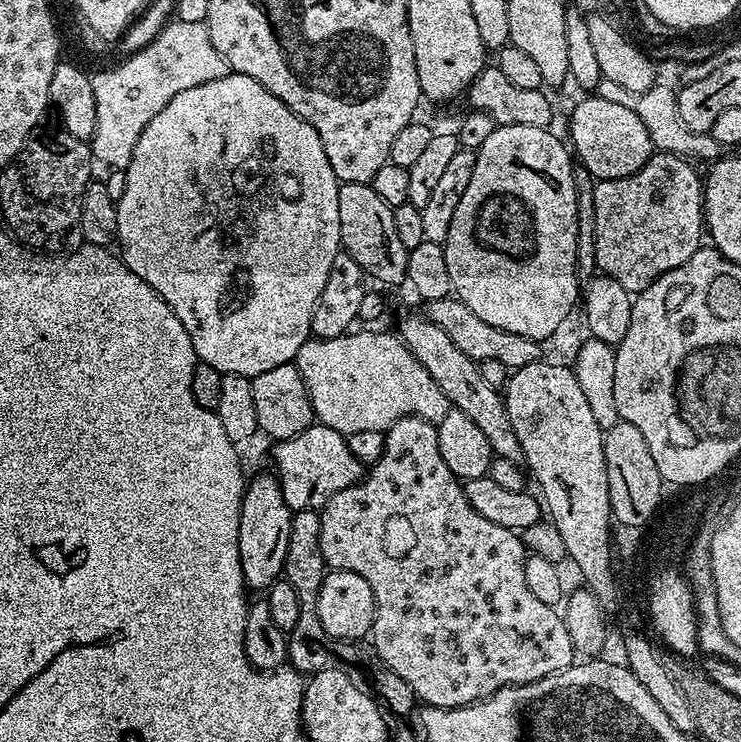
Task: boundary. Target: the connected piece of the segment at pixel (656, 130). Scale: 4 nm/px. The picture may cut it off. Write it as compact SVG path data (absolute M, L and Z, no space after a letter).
M601 79L600 85L594 89L595 95L606 98L610 102L618 102L622 105L633 105L635 113L638 114L646 126L647 133L650 134L653 147L659 152L674 153L687 160L705 160L711 162L719 159L722 149L718 142L715 142L711 133L694 132L686 130L678 117L677 91L670 86L656 83L648 91L637 93L634 97L631 93L624 92L622 86L614 86L614 82Z

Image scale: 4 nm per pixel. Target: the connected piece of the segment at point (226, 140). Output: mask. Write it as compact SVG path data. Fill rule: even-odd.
M229 71L228 75L214 82L202 82L202 86L190 86L190 90L174 94L174 98L170 98L170 102L166 102L166 106L162 106L154 118L150 118L150 126L142 130L126 169L126 190L122 198L116 201L116 240L120 244L118 255L124 265L142 278L142 282L158 290L170 310L178 314L178 322L186 326L186 334L190 334L190 342L194 342L199 363L214 366L214 370L226 376L238 374L251 378L266 374L266 370L274 370L274 366L293 363L298 350L302 350L312 336L314 306L318 306L326 278L330 278L334 258L342 251L338 226L340 185L334 170L330 170L330 158L326 158L322 138L318 138L314 126L298 118L298 114L294 114L286 102L274 98L274 94L270 94L262 82L254 82L254 78Z

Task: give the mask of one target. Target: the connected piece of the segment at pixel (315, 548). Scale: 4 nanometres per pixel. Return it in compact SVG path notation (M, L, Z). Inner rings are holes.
M302 508L293 511L290 522L290 546L286 546L286 558L284 559L283 579L294 586L294 594L298 594L300 613L298 614L298 626L288 636L287 663L301 674L311 674L320 668L329 667L330 662L335 661L340 666L352 666L348 664L368 664L372 671L372 684L374 695L381 708L389 717L408 716L417 711L418 701L414 690L394 674L371 651L363 652L360 646L352 642L333 640L322 630L322 622L318 618L316 603L318 602L318 590L322 586L326 575L326 565L320 553L320 513L314 508Z

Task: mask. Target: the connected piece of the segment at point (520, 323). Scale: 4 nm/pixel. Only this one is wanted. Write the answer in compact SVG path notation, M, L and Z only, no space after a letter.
M501 124L496 126L493 133L481 144L479 151L476 152L476 161L474 162L474 174L470 174L470 186L466 186L466 194L462 194L462 202L458 202L458 210L454 210L454 218L450 221L450 234L446 234L444 239L444 253L446 254L446 266L450 269L450 282L452 283L452 291L455 299L461 300L466 306L470 306L470 310L474 310L474 314L478 314L478 318L482 318L482 322L490 322L490 326L498 326L502 330L506 330L510 334L522 334L531 340L547 341L547 336L552 336L564 324L564 319L572 312L572 307L577 307L578 301L582 296L582 282L576 277L576 259L574 258L574 250L578 242L578 206L576 205L576 191L574 190L574 174L572 173L573 157L570 155L569 149L552 133L548 128L539 128L538 126L506 126Z

